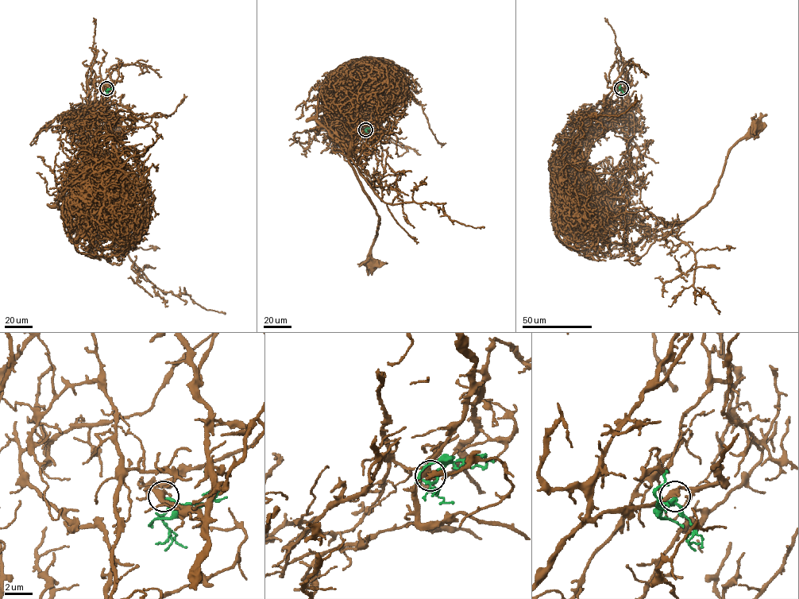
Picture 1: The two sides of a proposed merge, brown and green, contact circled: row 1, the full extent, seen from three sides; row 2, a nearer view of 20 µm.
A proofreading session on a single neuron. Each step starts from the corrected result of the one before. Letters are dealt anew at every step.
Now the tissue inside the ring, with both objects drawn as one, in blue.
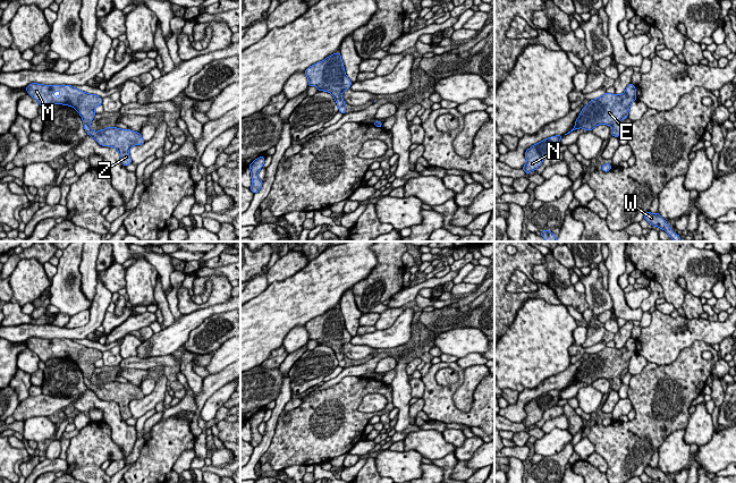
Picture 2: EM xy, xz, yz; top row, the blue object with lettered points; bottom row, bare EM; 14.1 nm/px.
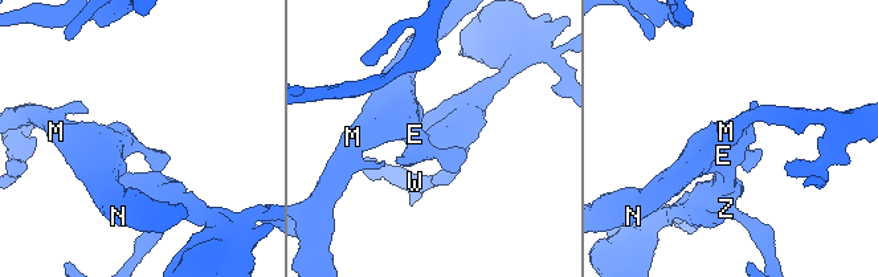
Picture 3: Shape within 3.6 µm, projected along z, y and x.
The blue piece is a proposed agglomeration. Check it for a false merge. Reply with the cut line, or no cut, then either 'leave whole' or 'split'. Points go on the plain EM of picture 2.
cut none; leave whole

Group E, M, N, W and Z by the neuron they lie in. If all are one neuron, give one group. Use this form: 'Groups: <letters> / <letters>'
Groups: E M N W Z

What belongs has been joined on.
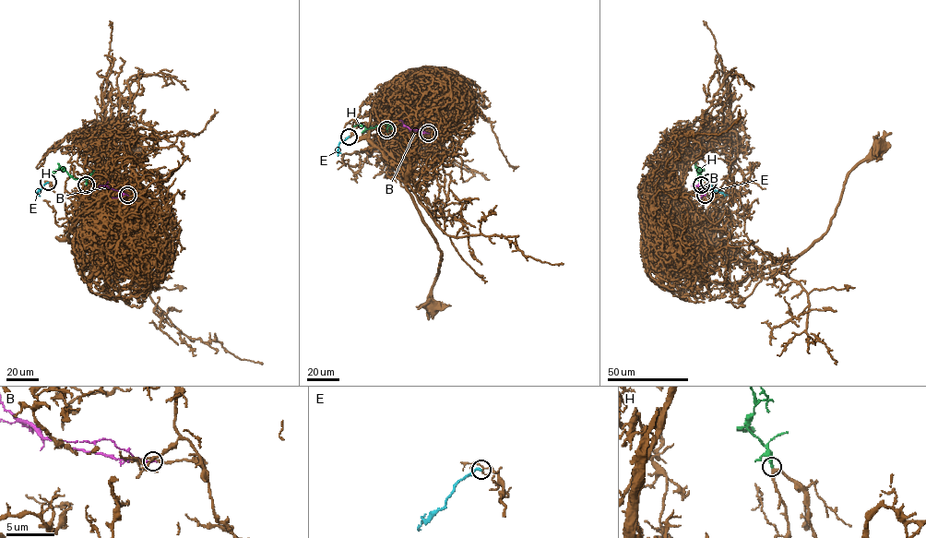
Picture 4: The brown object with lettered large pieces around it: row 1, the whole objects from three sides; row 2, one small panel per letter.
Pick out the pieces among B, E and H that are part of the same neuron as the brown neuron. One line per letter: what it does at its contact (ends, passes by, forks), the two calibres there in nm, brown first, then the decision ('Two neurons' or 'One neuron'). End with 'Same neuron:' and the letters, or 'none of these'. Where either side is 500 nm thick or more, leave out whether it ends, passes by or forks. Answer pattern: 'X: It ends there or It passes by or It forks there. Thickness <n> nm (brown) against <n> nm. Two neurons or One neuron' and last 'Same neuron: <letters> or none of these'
B: It ends there. Thickness 160 nm (brown) against 200 nm. Two neurons
E: It ends there. Thickness 130 nm (brown) against 200 nm. Two neurons
H: It ends there. Thickness 190 nm (brown) against 280 nm. One neuron
Same neuron: H

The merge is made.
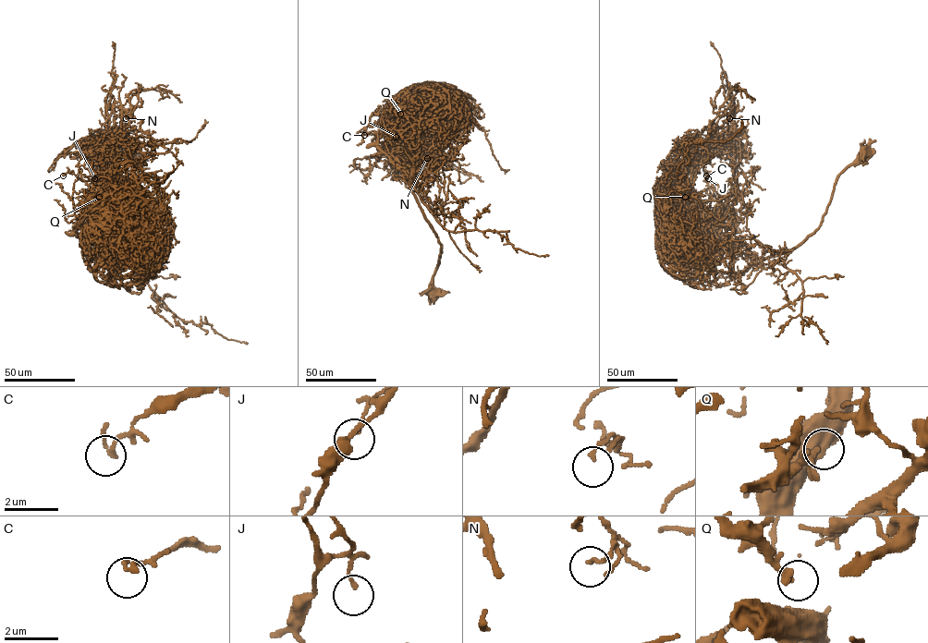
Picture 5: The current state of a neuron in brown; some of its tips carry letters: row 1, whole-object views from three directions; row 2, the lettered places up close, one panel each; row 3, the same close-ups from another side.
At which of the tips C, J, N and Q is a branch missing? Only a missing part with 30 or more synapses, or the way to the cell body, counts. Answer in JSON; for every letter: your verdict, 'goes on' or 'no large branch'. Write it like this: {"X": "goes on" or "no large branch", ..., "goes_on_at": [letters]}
{"C": "no large branch", "J": "no large branch", "N": "no large branch", "Q": "goes on", "goes_on_at": ["Q"]}

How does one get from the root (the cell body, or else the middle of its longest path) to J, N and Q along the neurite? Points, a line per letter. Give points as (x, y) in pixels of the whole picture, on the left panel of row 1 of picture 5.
J: (133, 151), (139, 231), (110, 259), (97, 246), (99, 231), (89, 215), (87, 200), (94, 178)
N: (133, 151), (139, 231), (109, 259), (97, 246), (97, 234), (117, 206), (107, 161), (130, 115), (126, 118)
Q: (133, 151), (139, 231), (121, 253), (110, 259), (97, 246), (99, 231), (88, 215), (99, 197)

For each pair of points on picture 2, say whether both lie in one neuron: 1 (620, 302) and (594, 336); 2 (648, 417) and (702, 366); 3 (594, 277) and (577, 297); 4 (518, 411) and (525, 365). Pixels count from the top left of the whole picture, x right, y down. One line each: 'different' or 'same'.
1: different
2: same
3: different
4: different

